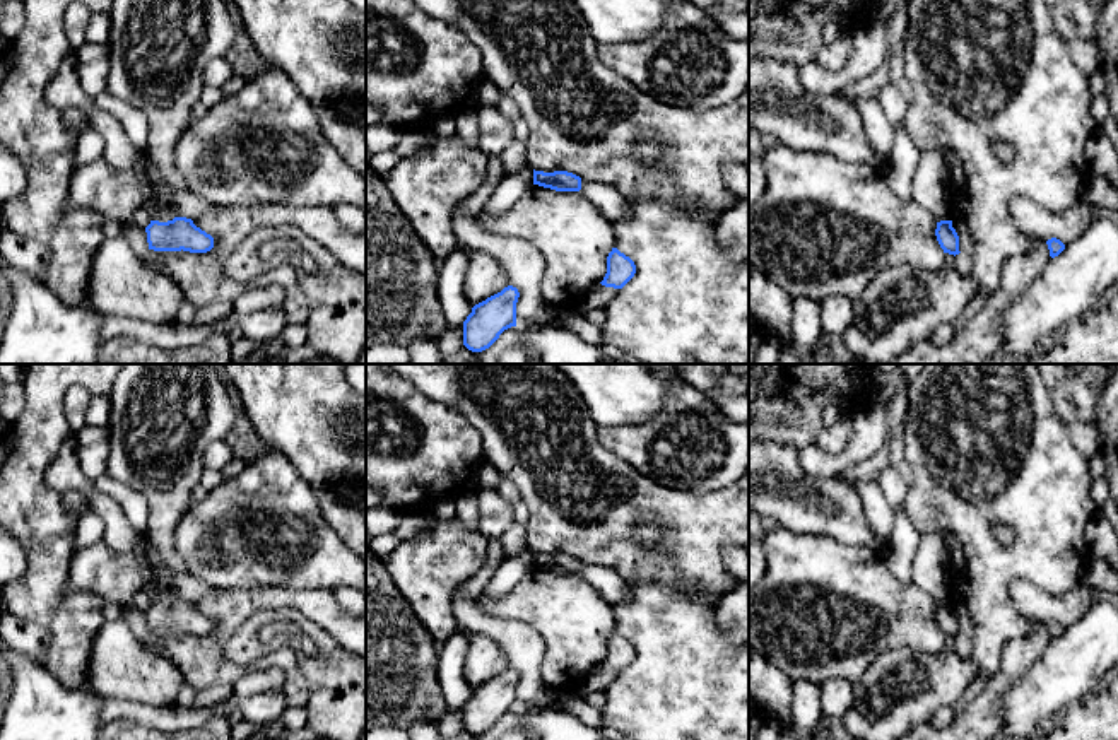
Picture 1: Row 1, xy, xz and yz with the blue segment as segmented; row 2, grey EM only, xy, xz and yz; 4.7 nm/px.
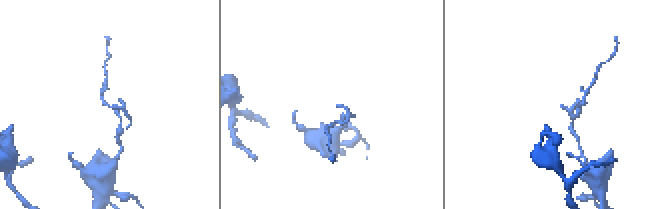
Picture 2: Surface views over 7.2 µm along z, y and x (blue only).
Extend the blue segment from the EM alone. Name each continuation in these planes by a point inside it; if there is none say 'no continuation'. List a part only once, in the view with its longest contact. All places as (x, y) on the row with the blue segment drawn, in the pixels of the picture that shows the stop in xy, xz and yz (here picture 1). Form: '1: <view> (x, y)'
no continuation

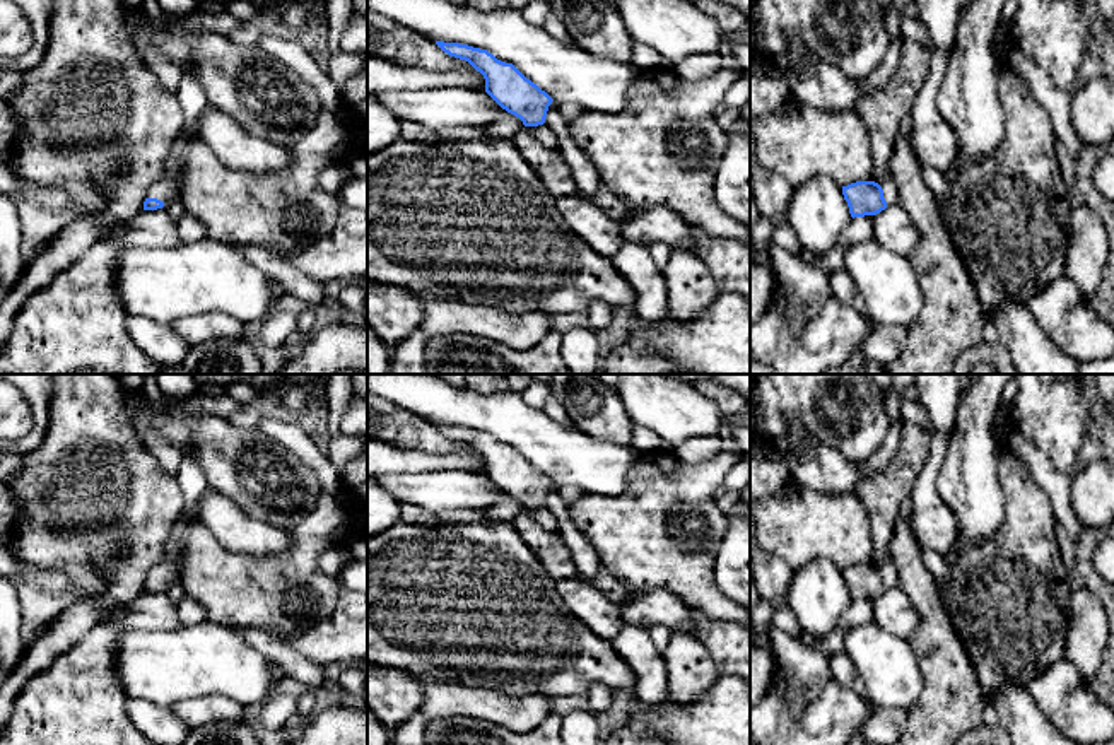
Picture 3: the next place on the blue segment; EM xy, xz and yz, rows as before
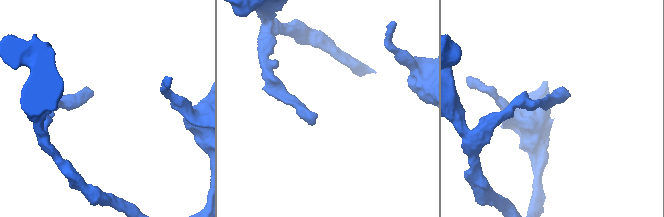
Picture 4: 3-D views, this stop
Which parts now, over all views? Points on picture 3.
1: yz (889, 187)

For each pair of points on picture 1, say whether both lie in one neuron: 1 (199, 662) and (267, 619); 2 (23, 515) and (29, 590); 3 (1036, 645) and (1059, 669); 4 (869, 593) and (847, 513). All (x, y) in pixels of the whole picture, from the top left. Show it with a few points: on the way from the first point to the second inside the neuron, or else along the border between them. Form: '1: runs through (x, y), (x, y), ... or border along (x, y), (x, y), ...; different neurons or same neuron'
1: border along (252, 614), (226, 645), (226, 657), (245, 669); different neurons
2: runs through (36, 534), (36, 571); same neuron
3: border along (1052, 641), (1043, 655), (1016, 681); different neurons
4: border along (816, 534), (860, 544), (874, 552); different neurons

